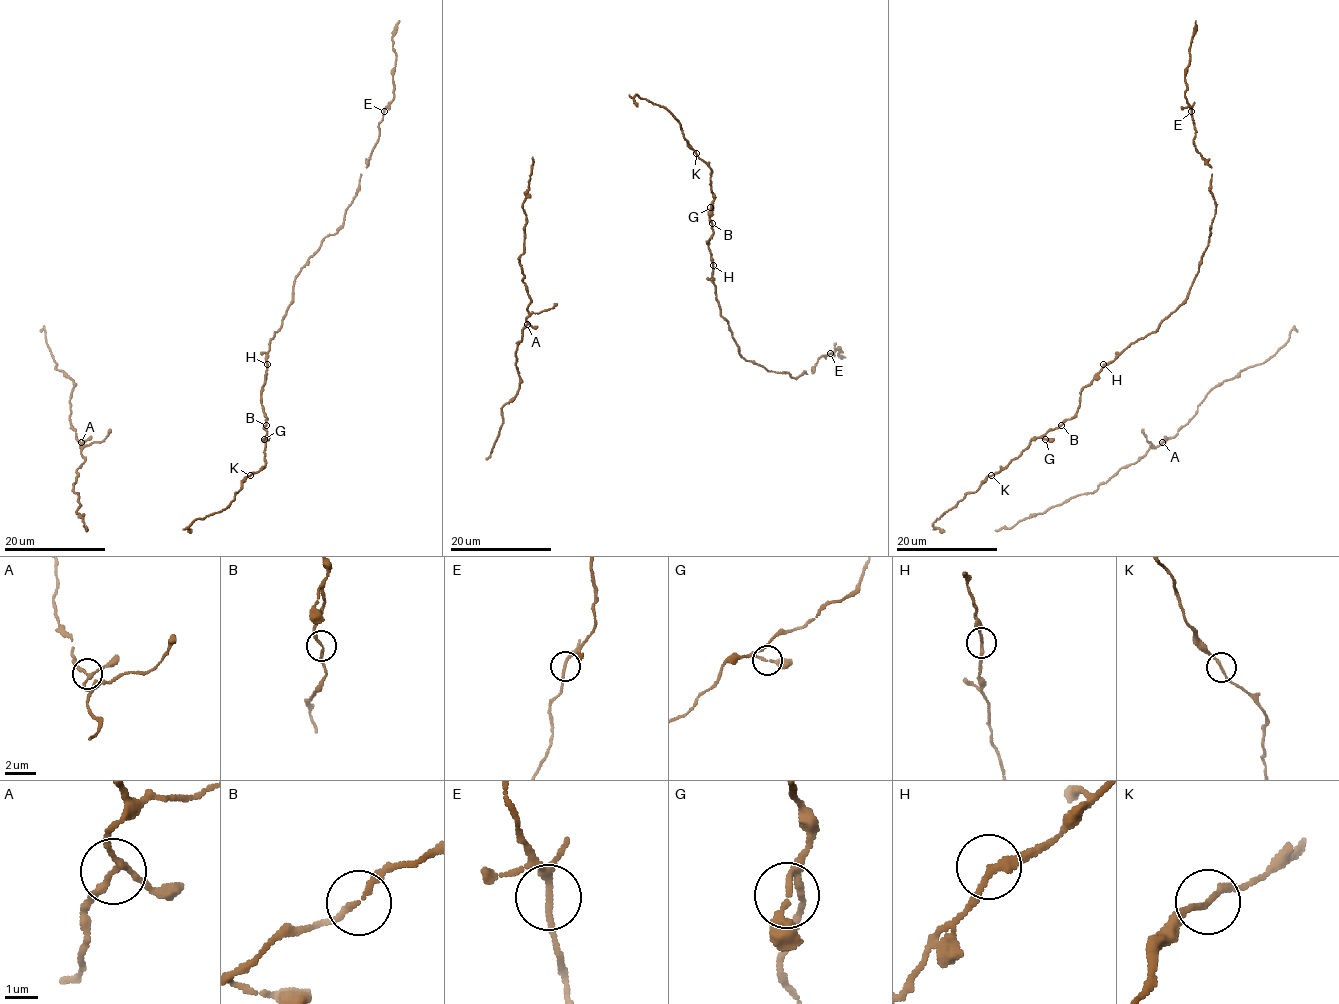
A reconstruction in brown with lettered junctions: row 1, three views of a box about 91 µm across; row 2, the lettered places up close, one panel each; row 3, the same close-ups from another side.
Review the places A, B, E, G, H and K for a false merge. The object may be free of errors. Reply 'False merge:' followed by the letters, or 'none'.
False merge: none

